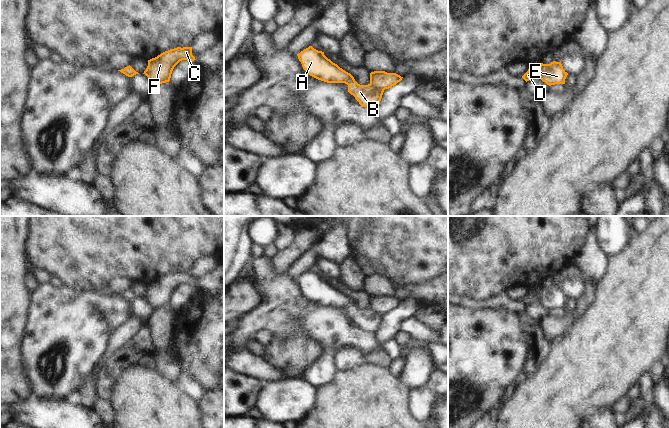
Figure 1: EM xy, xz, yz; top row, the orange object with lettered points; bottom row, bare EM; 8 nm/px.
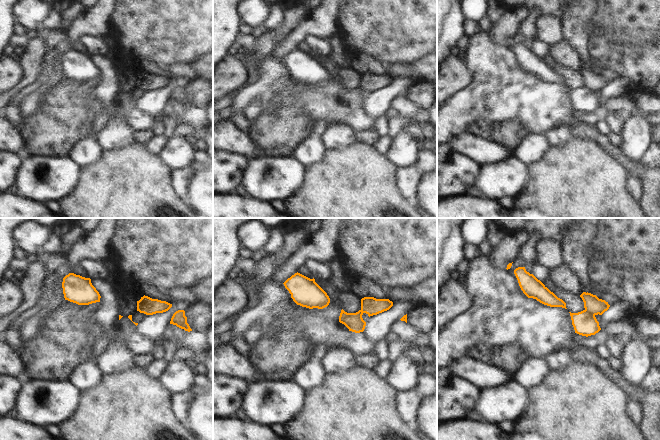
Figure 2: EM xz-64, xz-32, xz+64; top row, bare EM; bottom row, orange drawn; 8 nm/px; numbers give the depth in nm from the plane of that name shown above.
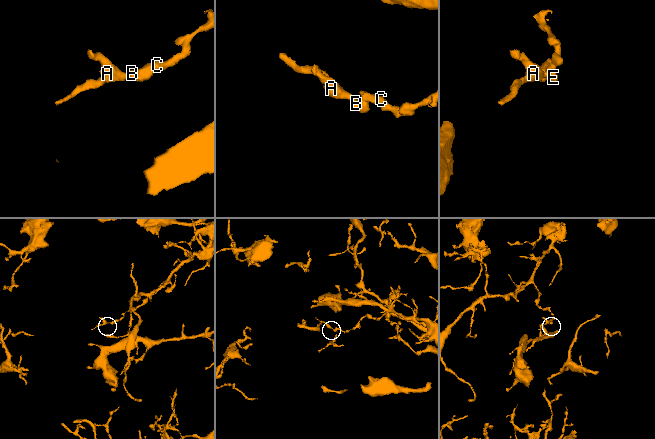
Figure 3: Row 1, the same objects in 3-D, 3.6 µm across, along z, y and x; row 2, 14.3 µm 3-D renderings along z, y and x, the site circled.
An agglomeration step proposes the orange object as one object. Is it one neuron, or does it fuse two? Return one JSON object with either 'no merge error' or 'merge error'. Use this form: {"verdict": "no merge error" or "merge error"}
{"verdict": "merge error"}

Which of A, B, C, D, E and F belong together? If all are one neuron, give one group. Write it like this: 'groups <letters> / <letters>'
groups A B E / C D F

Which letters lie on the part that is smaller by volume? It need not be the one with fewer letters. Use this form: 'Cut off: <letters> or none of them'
Cut off: A, B, E

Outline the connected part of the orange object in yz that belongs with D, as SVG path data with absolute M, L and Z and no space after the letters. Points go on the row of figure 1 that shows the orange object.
M529 67L528 71L522 76L527 82L531 79L538 78L540 76L540 67Z

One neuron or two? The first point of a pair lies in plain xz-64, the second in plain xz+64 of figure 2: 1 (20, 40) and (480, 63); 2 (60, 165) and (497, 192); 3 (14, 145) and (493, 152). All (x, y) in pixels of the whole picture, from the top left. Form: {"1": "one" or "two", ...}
{"1": "one", "2": "one", "3": "one"}

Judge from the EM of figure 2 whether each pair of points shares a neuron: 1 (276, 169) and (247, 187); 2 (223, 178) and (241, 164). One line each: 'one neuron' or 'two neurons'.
1: one neuron
2: one neuron

